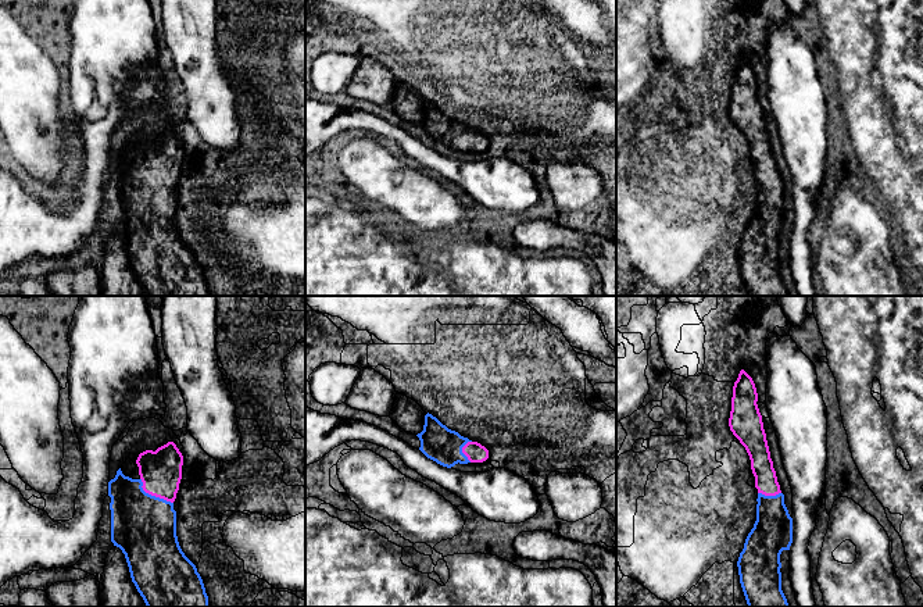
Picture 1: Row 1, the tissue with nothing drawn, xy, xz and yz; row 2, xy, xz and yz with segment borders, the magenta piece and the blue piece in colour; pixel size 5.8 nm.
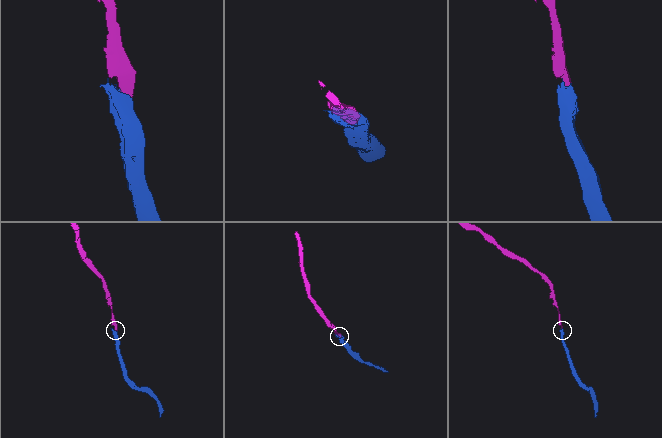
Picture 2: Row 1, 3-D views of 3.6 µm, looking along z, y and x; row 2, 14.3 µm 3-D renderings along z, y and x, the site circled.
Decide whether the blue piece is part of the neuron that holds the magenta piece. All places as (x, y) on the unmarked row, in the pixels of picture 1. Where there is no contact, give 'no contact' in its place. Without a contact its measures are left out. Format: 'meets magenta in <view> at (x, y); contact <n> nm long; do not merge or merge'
meets magenta in xy at (153, 184); contact 240 nm long; merge

